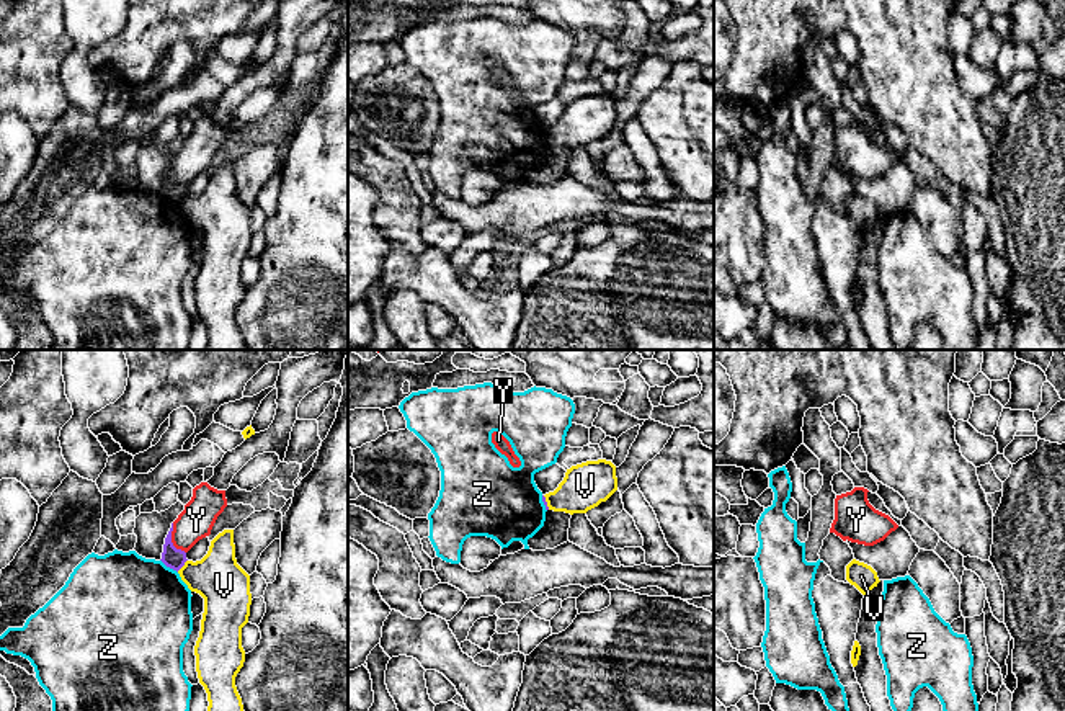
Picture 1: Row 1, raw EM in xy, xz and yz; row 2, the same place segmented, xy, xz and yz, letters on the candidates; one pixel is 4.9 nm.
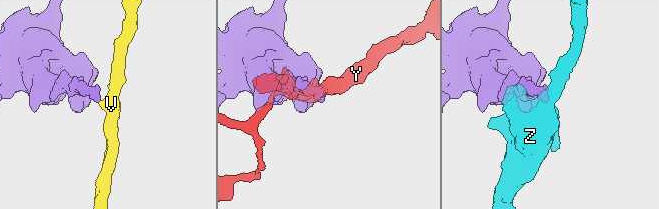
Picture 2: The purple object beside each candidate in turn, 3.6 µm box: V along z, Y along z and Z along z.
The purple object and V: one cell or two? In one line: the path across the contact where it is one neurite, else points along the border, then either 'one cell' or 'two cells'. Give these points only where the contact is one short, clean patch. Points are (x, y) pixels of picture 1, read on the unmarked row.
border along xy (187, 193), (177, 205); two cells

